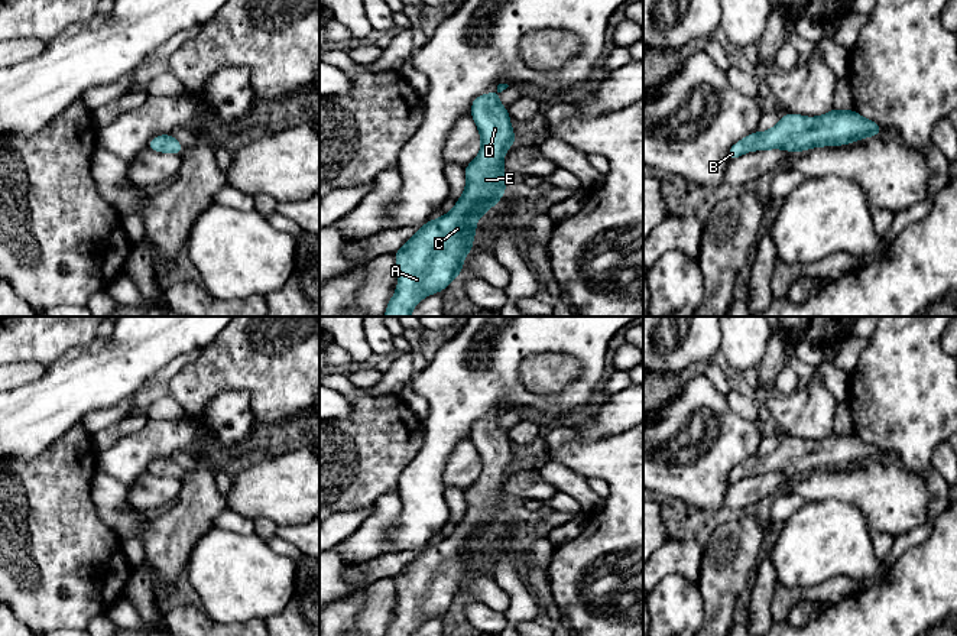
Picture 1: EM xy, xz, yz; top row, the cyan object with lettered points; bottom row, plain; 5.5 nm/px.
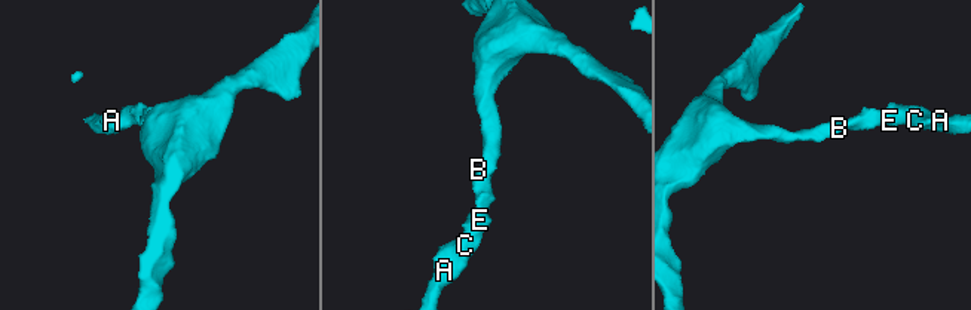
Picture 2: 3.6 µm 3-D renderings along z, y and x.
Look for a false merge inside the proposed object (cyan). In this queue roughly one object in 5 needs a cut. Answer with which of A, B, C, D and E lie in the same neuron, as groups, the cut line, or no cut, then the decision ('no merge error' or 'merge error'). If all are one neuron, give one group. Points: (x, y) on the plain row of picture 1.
groups A B C D E; cut none; no merge error

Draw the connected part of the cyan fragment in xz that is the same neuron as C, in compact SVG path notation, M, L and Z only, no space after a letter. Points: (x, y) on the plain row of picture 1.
M499 408L496 416L483 418L473 424L470 438L480 454L481 474L470 489L464 490L465 515L448 538L424 548L395 577L399 606L386 636L411 636L421 623L442 616L455 600L460 600L465 578L473 574L473 561L477 558L476 545L505 519L509 502L502 489L506 474L518 464L510 450L507 432L499 426L497 421L507 411L507 408Z

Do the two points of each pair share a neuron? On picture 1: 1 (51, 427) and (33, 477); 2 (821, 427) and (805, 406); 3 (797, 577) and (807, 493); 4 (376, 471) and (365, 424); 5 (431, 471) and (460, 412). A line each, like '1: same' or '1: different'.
1: different
2: same
3: different
4: same
5: same

